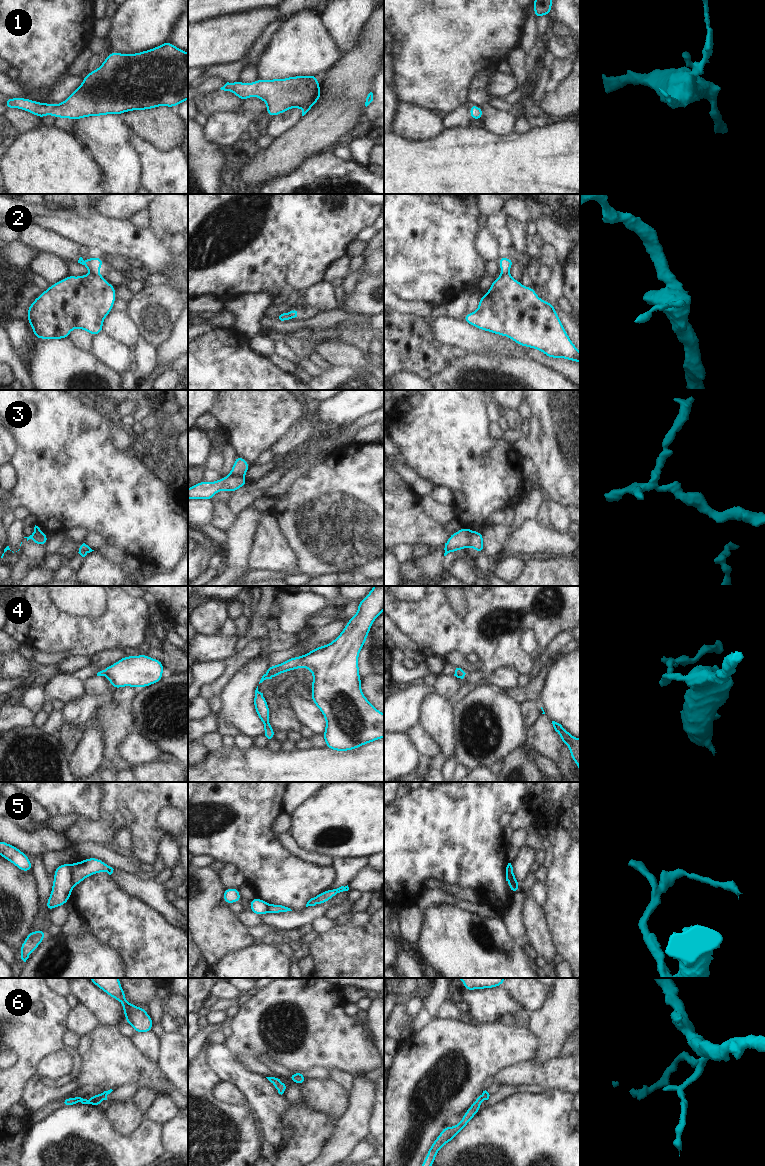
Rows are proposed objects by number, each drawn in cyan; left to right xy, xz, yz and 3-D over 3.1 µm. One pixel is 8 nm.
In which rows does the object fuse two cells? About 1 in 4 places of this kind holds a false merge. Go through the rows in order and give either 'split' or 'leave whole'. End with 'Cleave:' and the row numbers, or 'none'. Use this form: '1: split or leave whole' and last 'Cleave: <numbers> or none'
1: leave whole
2: split
3: split
4: leave whole
5: split
6: split
Cleave: 2, 3, 5, 6

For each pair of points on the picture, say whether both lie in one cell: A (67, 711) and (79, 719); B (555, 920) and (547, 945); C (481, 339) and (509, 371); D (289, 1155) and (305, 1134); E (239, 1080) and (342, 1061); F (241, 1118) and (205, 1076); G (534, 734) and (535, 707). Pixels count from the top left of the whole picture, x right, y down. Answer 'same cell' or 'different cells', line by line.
A: same cell
B: different cells
C: different cells
D: same cell
E: different cells
F: same cell
G: different cells

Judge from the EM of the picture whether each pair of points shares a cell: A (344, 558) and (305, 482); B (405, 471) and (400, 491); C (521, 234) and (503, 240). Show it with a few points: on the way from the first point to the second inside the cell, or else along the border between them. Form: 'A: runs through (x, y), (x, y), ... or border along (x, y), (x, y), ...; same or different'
A: runs through (341, 539), (340, 524), (324, 501); same
B: border along (394, 471), (421, 496); different
C: border along (506, 217), (513, 246); different

